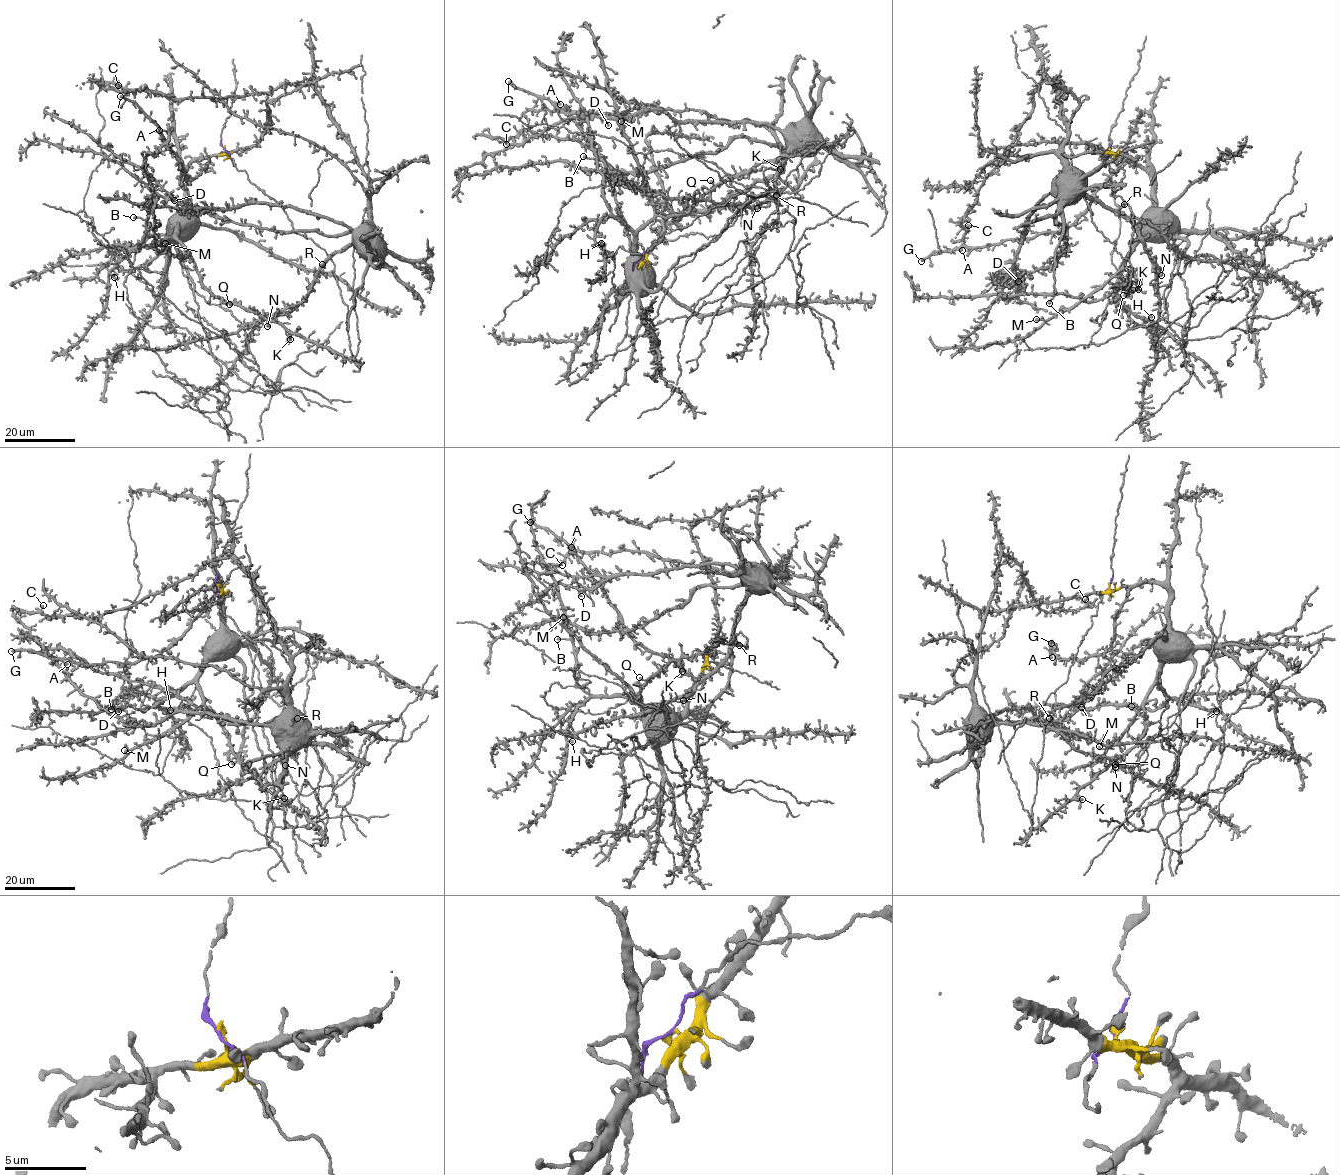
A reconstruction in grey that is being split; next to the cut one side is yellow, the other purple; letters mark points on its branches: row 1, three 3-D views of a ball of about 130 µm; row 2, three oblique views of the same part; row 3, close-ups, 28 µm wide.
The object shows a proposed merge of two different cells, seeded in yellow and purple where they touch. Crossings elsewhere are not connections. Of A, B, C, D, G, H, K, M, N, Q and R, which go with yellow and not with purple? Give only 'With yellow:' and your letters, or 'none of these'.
With yellow: A, B, G, H, K, M, Q

